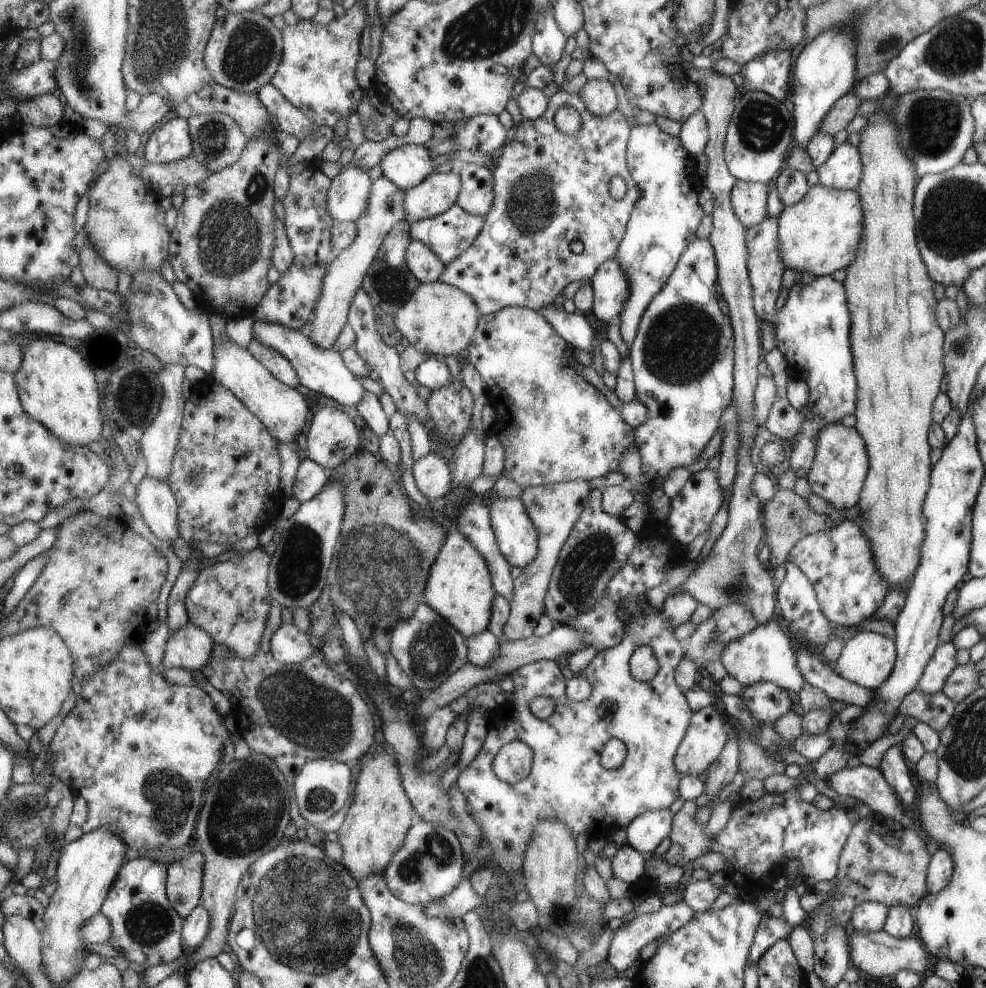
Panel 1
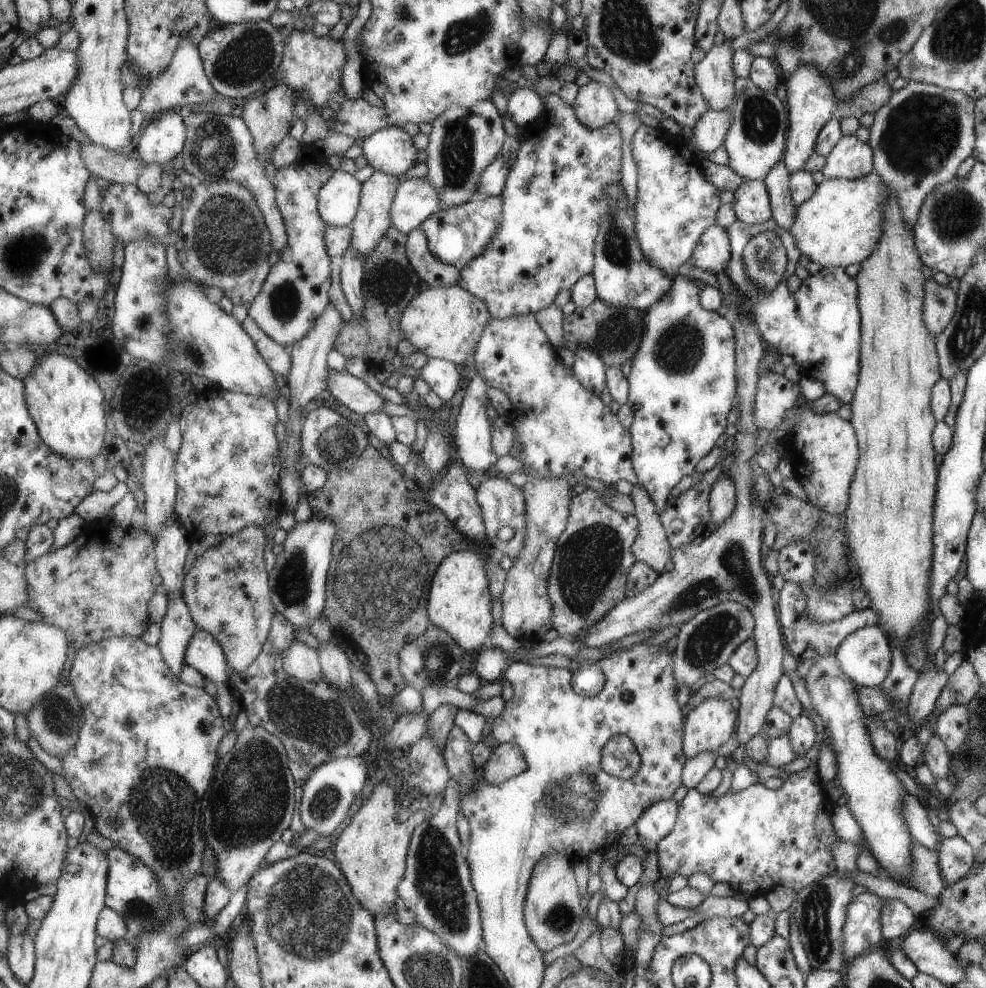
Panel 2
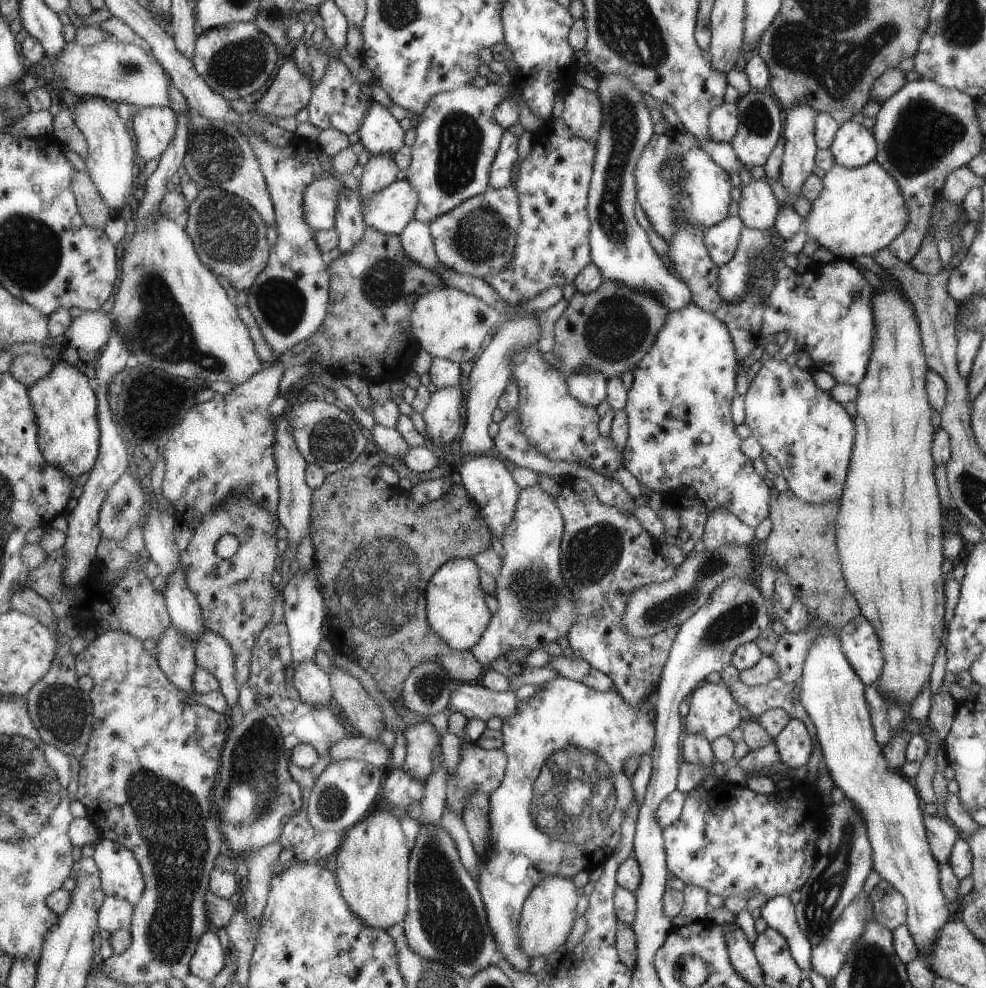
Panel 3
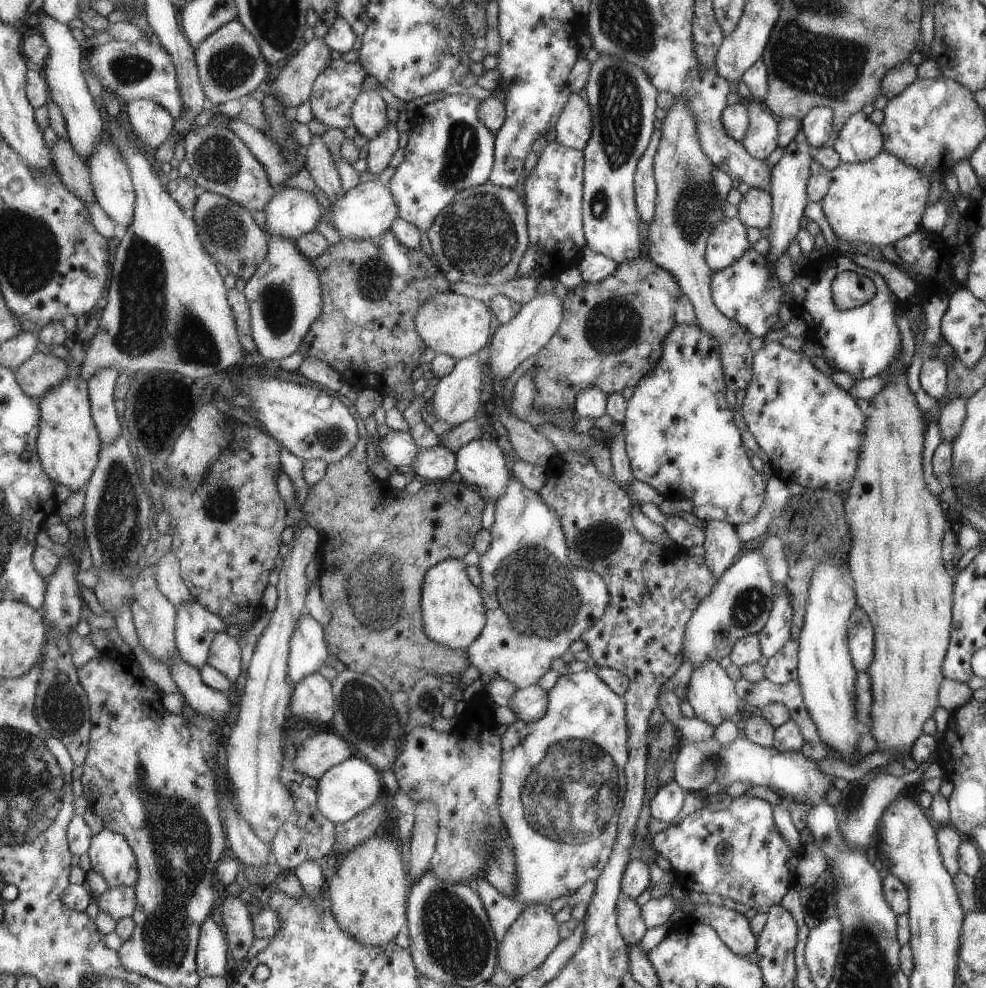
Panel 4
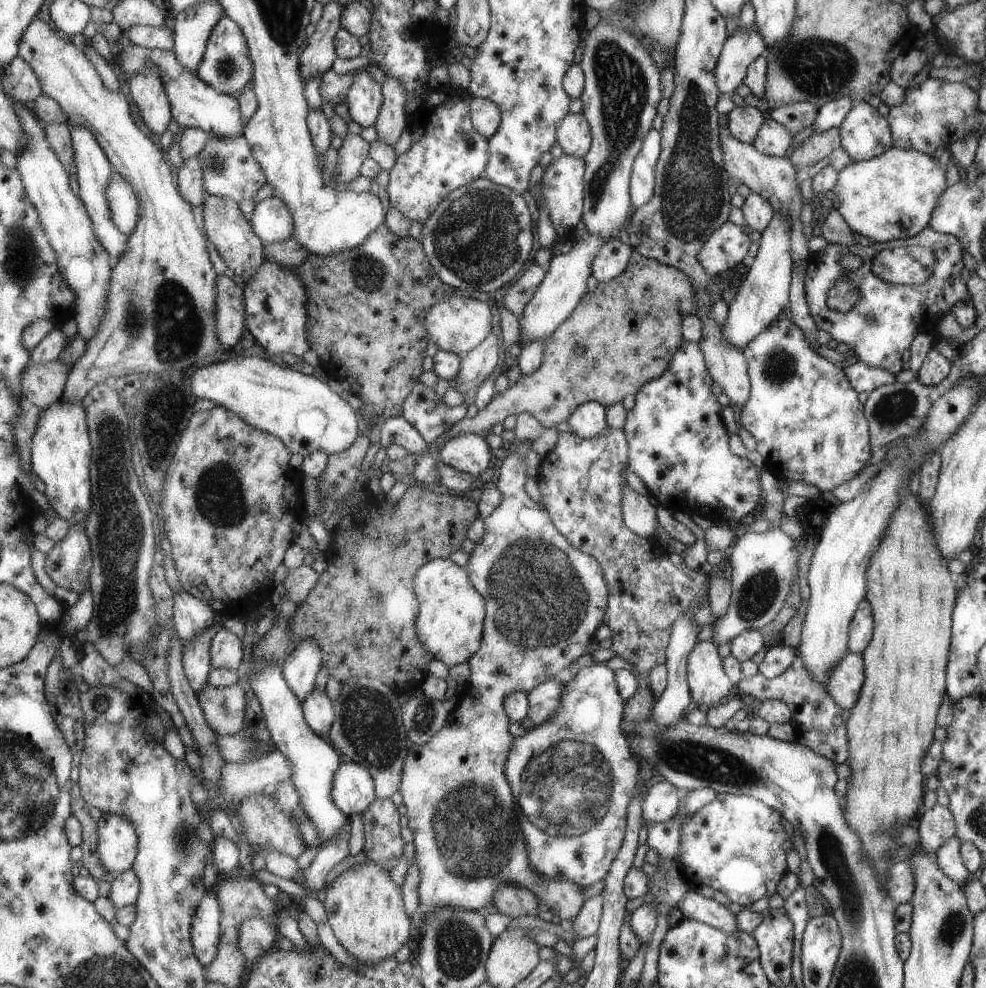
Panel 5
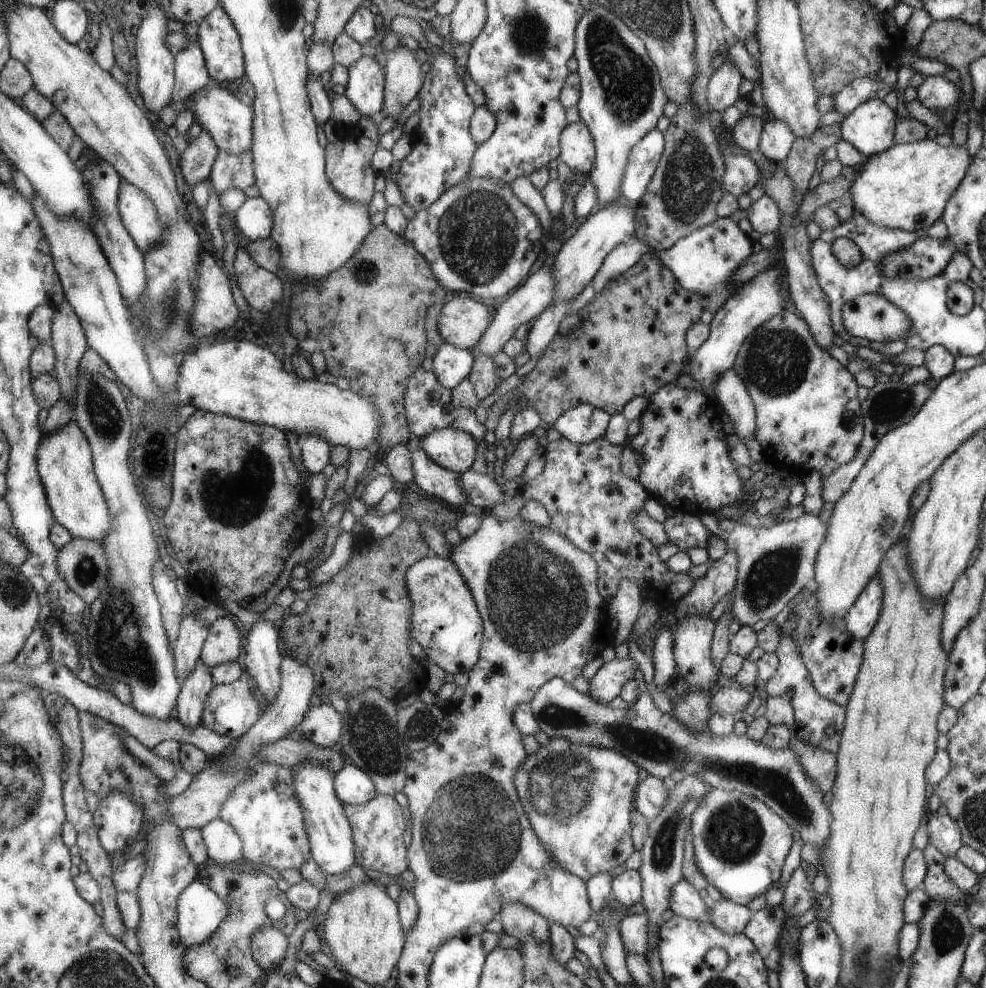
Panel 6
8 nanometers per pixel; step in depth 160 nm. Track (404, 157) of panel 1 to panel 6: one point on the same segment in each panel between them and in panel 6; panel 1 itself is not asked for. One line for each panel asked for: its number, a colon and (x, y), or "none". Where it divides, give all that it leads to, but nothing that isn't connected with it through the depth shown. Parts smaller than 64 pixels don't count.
2: (391, 149)
3: (380, 133)
4: (369, 113)
5: (366, 98)
6: (366, 85)

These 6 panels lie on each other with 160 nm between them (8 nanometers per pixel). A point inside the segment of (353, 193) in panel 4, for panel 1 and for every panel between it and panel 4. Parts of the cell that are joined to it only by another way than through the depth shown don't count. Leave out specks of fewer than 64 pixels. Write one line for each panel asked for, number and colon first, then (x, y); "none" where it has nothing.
1: (434, 196)
2: (417, 199)
3: (390, 211)

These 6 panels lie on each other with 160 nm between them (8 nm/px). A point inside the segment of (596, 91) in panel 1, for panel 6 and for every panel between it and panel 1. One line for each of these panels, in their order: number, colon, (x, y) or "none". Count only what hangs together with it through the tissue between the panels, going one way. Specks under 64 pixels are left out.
2: (594, 106)
3: (582, 113)
4: (574, 128)
5: (574, 134)
6: (578, 149)

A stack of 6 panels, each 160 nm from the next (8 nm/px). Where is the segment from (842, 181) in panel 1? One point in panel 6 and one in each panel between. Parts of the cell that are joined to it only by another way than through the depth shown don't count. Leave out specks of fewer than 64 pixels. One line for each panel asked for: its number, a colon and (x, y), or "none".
2: (850, 158)
3: (853, 146)
4: (858, 140)
5: (863, 133)
6: (869, 127)

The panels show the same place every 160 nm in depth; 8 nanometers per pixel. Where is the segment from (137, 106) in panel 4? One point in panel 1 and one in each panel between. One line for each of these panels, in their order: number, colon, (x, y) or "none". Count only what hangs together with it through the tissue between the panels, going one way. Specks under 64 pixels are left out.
1: (172, 141)
2: (164, 139)
3: (155, 128)

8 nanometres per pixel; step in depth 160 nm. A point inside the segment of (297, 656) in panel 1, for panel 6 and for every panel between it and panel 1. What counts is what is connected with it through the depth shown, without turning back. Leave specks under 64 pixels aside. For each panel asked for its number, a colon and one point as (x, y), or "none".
2: (301, 662)
3: (315, 685)
4: (313, 698)
5: (319, 710)
6: (323, 725)

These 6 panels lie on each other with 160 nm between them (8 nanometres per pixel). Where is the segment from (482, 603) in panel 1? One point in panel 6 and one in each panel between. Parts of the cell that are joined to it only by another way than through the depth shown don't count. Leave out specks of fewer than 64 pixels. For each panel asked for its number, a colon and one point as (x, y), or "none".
2: (461, 602)
3: (457, 610)
4: (455, 614)
5: (451, 624)
6: (447, 624)

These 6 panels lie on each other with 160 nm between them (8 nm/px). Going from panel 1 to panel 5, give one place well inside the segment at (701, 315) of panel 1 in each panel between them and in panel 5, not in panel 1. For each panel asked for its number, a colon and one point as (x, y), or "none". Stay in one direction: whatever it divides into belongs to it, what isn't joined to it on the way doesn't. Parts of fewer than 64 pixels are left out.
2: (681, 385)
3: (680, 435)
4: (680, 439)
5: (677, 445)

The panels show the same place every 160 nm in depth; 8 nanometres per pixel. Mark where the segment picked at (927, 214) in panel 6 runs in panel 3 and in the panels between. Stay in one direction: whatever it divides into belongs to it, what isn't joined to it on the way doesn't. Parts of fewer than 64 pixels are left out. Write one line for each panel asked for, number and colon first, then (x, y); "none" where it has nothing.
3: (859, 211)
4: (876, 202)
5: (891, 196)

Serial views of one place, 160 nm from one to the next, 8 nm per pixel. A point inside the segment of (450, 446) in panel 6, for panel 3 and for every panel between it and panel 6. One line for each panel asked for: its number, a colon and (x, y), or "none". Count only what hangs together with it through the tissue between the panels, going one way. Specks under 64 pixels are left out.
3: (486, 478)
4: (481, 463)
5: (470, 453)

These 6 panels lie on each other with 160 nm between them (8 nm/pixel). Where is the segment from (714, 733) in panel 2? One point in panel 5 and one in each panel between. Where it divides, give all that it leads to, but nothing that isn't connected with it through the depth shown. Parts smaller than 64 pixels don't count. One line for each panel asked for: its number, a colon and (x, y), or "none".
3: (712, 711)
4: (709, 691)
5: (707, 682)

